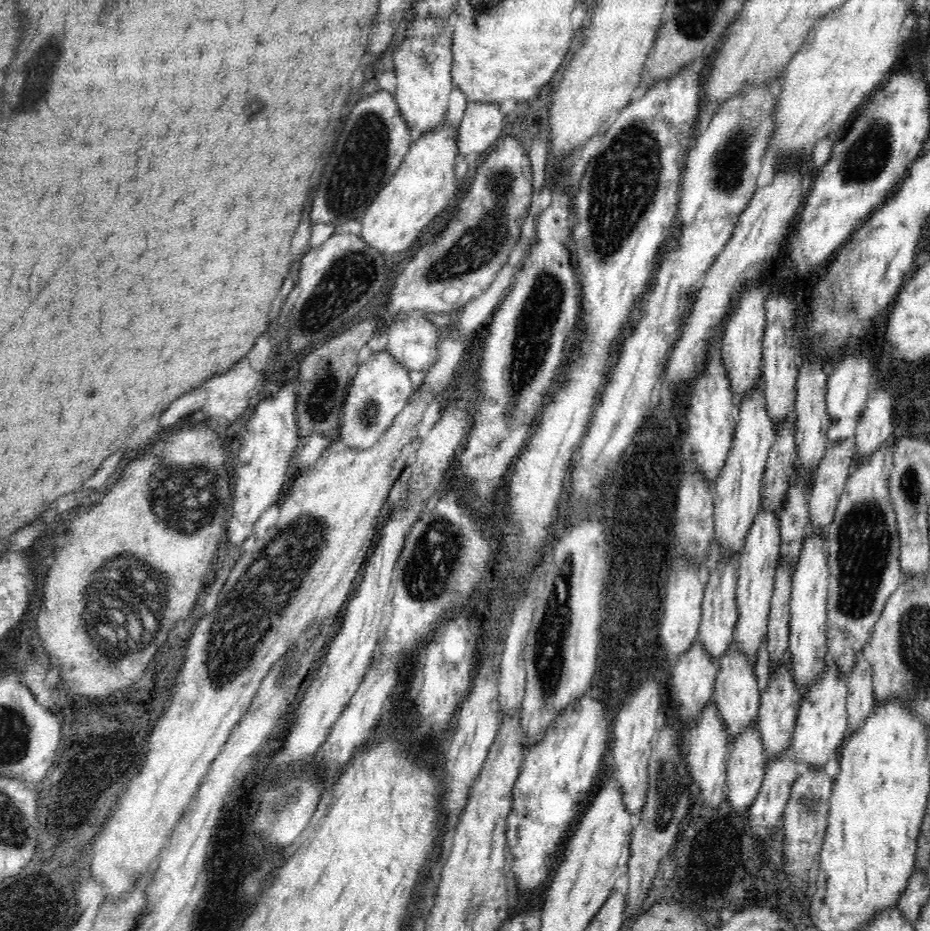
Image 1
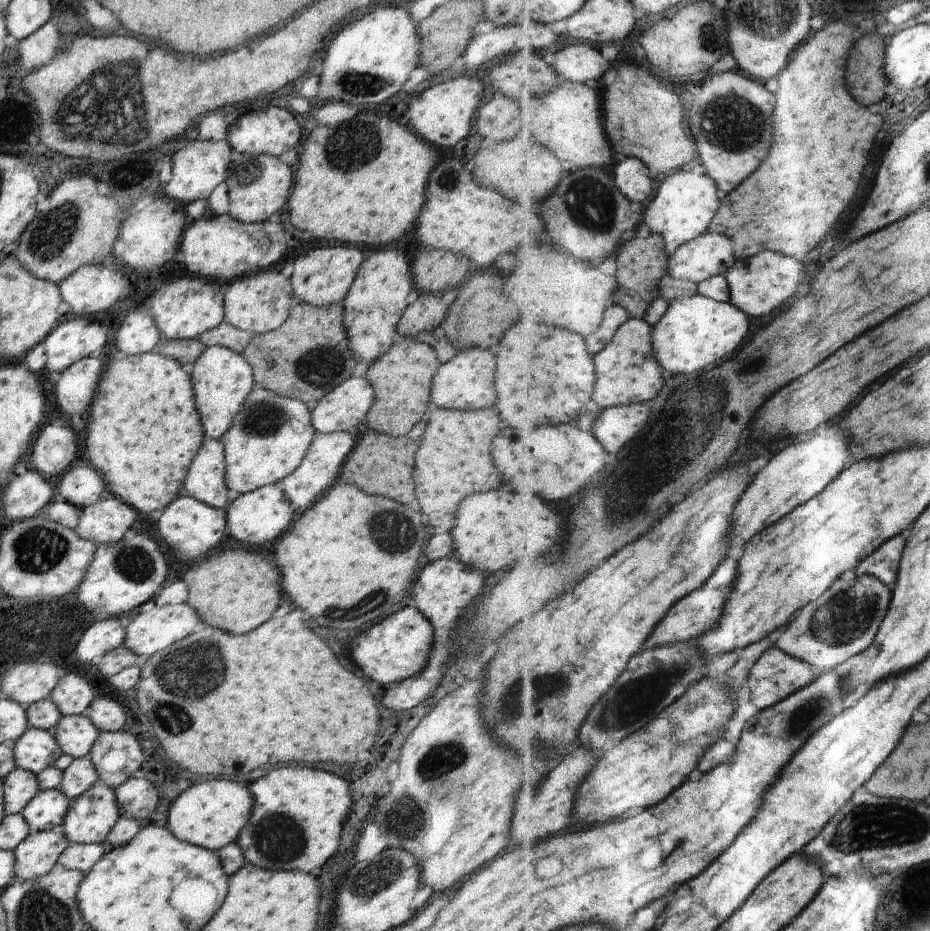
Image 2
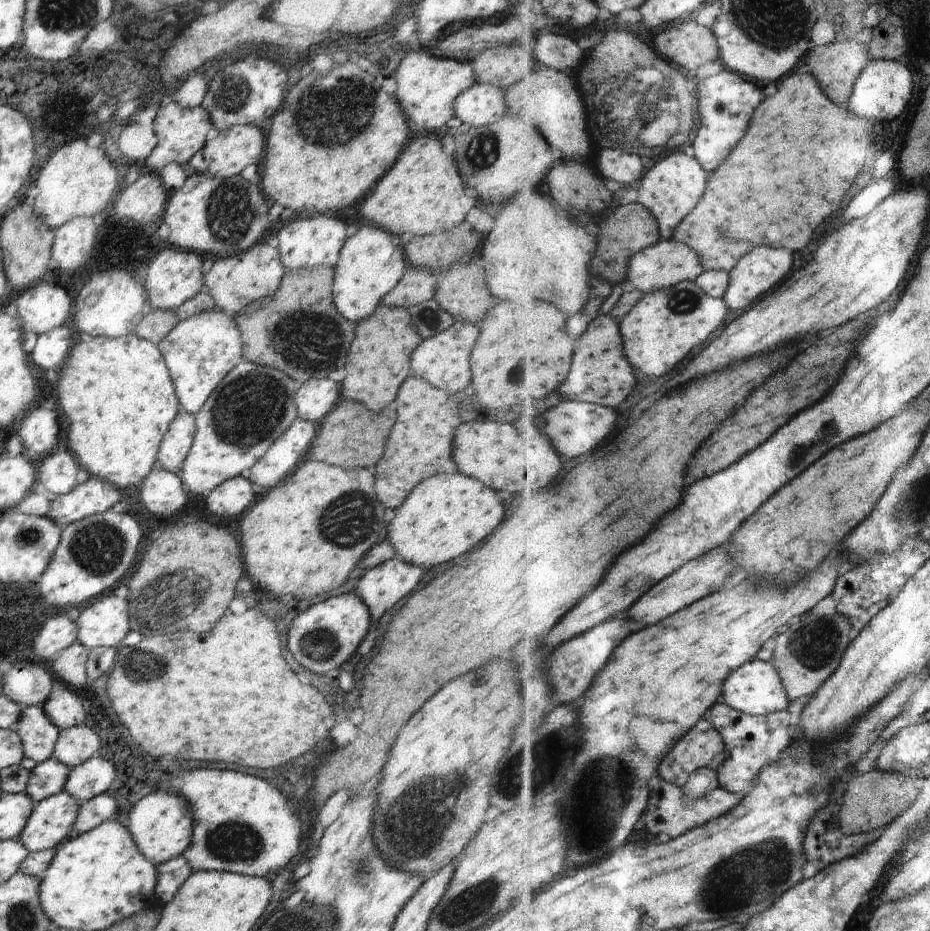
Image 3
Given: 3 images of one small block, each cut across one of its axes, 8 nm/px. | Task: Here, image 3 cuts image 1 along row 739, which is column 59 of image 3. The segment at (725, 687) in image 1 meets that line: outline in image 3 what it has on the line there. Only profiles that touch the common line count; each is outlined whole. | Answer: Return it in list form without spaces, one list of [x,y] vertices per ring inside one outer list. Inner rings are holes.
[[[23,706],[20,720],[12,728],[21,738],[26,758],[39,763],[53,758],[54,746],[61,730],[50,722],[41,706]]]

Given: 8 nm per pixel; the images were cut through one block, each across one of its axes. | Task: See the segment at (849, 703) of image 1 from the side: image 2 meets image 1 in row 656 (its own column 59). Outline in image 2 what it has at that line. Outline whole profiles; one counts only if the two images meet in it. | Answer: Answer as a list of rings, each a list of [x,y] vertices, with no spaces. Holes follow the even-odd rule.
[[[72,843],[58,857],[57,864],[66,870],[80,871],[87,875],[103,856],[102,843]]]

